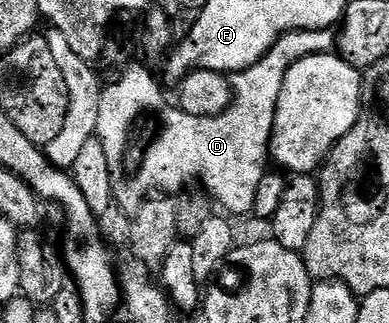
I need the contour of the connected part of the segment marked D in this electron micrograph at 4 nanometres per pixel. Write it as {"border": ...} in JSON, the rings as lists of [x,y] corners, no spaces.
{"border":[[[333,30],[288,32],[276,40],[258,64],[233,76],[230,105],[216,117],[192,117],[181,109],[164,112],[162,132],[147,149],[142,168],[134,184],[126,191],[127,201],[134,205],[140,197],[157,191],[178,193],[193,184],[190,183],[193,179],[199,179],[203,183],[201,186],[215,200],[218,198],[232,214],[251,214],[256,193],[268,174],[266,163],[270,135],[274,131],[274,114],[287,69],[304,57],[324,55],[333,52],[335,47],[336,35]]]}

